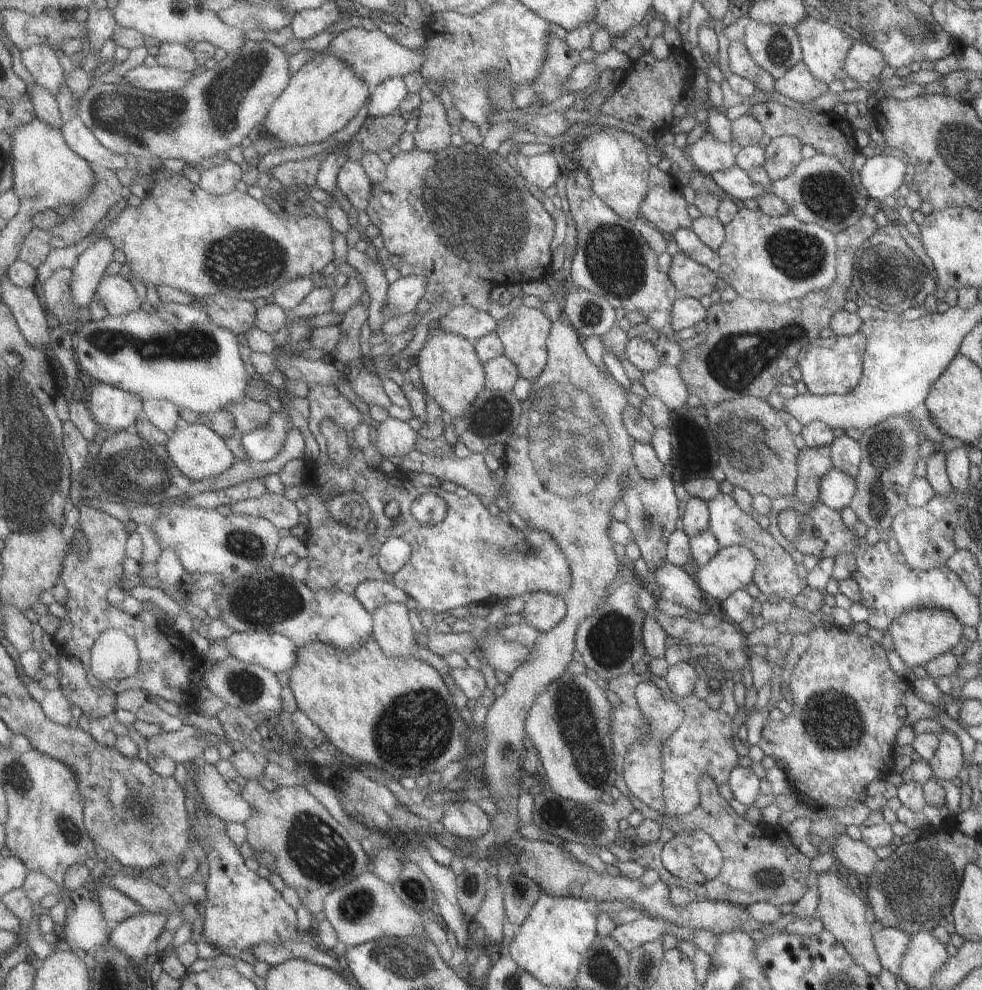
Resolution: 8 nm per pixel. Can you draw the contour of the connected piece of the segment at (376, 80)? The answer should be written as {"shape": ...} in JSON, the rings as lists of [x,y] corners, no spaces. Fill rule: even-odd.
{"shape":[[[356,27],[340,33],[322,52],[345,60],[372,88],[394,77],[405,77],[414,70],[420,71],[426,62],[426,55],[422,50],[410,50],[400,46],[398,42],[394,42],[388,34],[380,30],[370,31]]]}

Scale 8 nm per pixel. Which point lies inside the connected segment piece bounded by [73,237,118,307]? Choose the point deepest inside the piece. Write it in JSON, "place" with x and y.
{"place":[95,262]}

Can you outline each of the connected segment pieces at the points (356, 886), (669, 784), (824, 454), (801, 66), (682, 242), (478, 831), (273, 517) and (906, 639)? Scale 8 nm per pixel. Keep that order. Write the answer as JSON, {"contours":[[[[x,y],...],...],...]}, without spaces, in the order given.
{"contours":[[[[372,869],[355,878],[352,882],[346,883],[343,887],[332,891],[325,900],[325,914],[330,922],[336,927],[339,940],[349,947],[355,947],[370,941],[377,941],[384,937],[404,937],[412,935],[421,939],[430,939],[430,934],[424,928],[424,922],[430,922],[431,918],[439,918],[436,915],[422,914],[418,909],[408,906],[395,889],[395,883],[389,883],[386,879],[380,878]]],[[[720,678],[720,695],[723,697],[721,700],[720,708],[712,709],[708,706],[705,699],[700,699],[692,692],[688,696],[679,697],[678,695],[672,696],[672,700],[676,701],[683,710],[684,720],[682,724],[663,742],[663,749],[661,752],[661,758],[663,760],[663,775],[661,785],[663,788],[663,799],[665,802],[665,809],[663,813],[653,811],[652,808],[647,807],[641,802],[639,798],[631,797],[631,803],[635,806],[635,810],[639,810],[643,814],[644,819],[654,819],[659,823],[664,824],[672,828],[672,822],[677,820],[678,817],[688,814],[691,810],[694,810],[698,803],[701,801],[699,793],[698,783],[699,780],[708,775],[712,777],[717,784],[726,783],[728,777],[734,767],[738,766],[738,753],[734,749],[733,740],[731,738],[732,719],[737,712],[737,705],[734,699],[734,688],[732,685],[726,683],[732,683]]],[[[829,446],[803,447],[797,456],[797,485],[794,495],[809,505],[820,503],[820,479],[832,468]]],[[[800,61],[789,68],[786,74],[775,79],[774,90],[786,98],[808,104],[828,91],[829,88],[827,83],[814,78],[803,61]]],[[[690,227],[678,228],[669,238],[676,242],[680,253],[687,254],[692,260],[718,273],[721,265],[718,253],[713,251],[709,246],[706,246]]],[[[456,801],[446,810],[440,822],[449,833],[474,842],[493,825],[492,816],[474,801]]],[[[268,492],[260,498],[248,499],[232,507],[236,514],[264,517],[280,528],[290,530],[300,524],[300,510],[296,501],[288,500],[283,494]]],[[[908,609],[895,618],[889,625],[887,631],[893,638],[893,649],[898,652],[908,670],[916,666],[925,666],[933,658],[944,654],[954,648],[962,634],[962,623],[949,610],[936,609]]]]}

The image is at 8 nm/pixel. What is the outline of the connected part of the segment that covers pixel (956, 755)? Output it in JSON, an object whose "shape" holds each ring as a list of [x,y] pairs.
{"shape":[[[952,730],[943,731],[938,738],[936,752],[928,763],[934,776],[951,781],[965,766],[960,740]]]}

